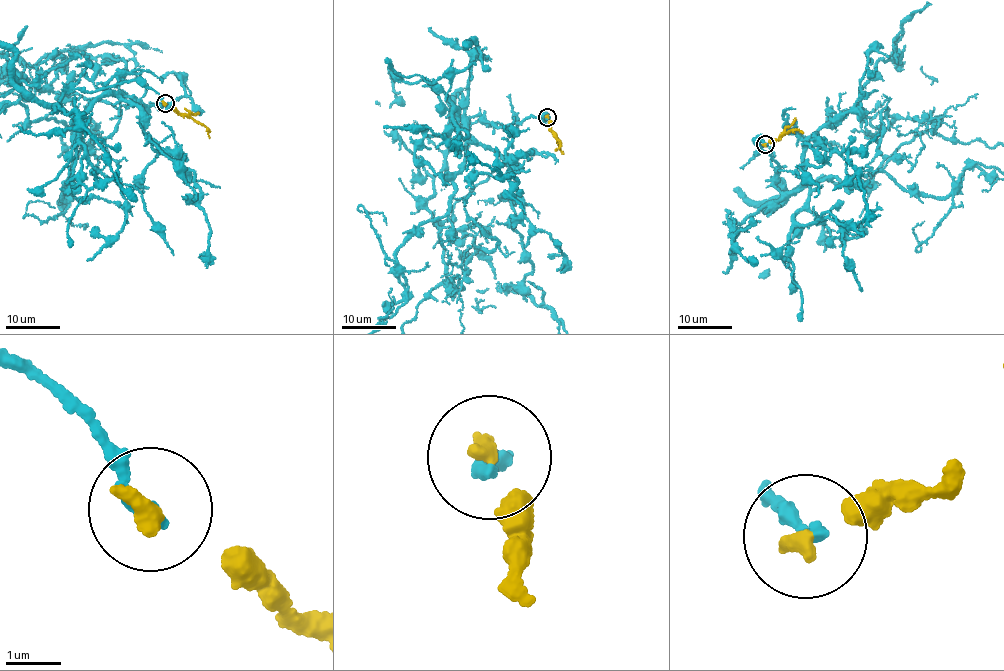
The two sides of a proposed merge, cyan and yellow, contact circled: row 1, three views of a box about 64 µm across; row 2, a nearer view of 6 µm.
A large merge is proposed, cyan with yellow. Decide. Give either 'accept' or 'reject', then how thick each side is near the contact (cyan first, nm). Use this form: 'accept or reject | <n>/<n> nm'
reject | 240/280 nm

